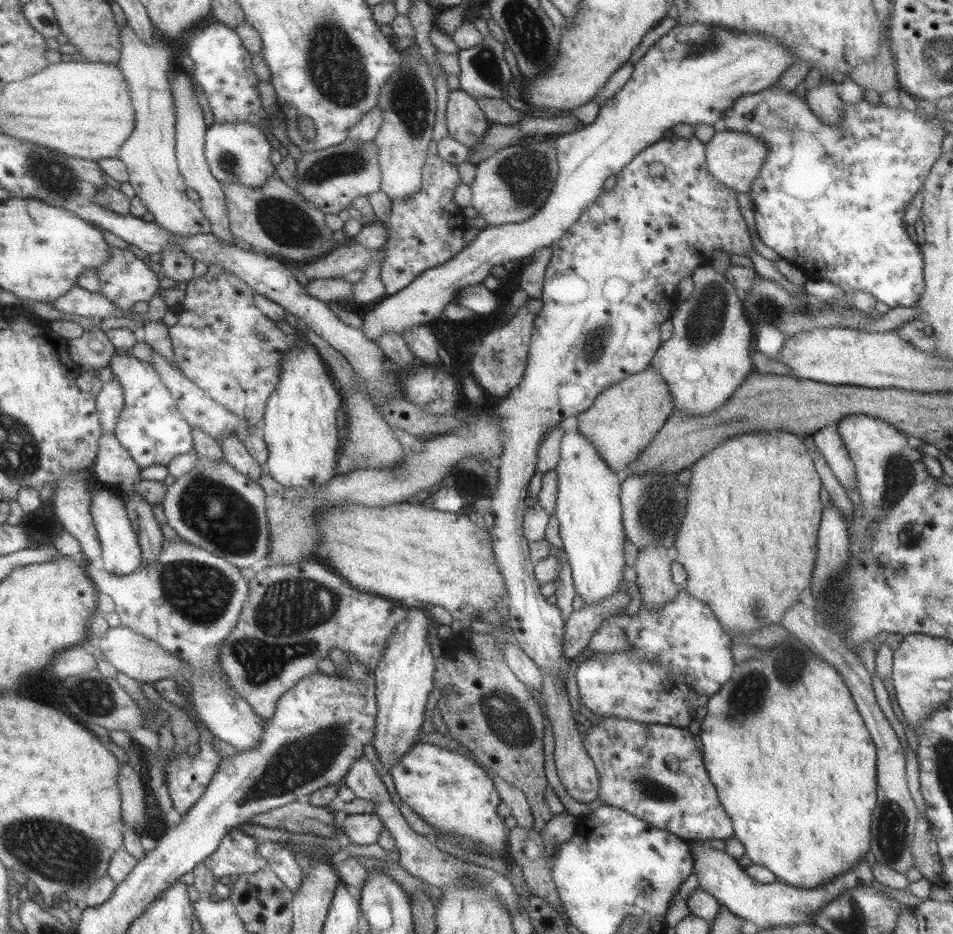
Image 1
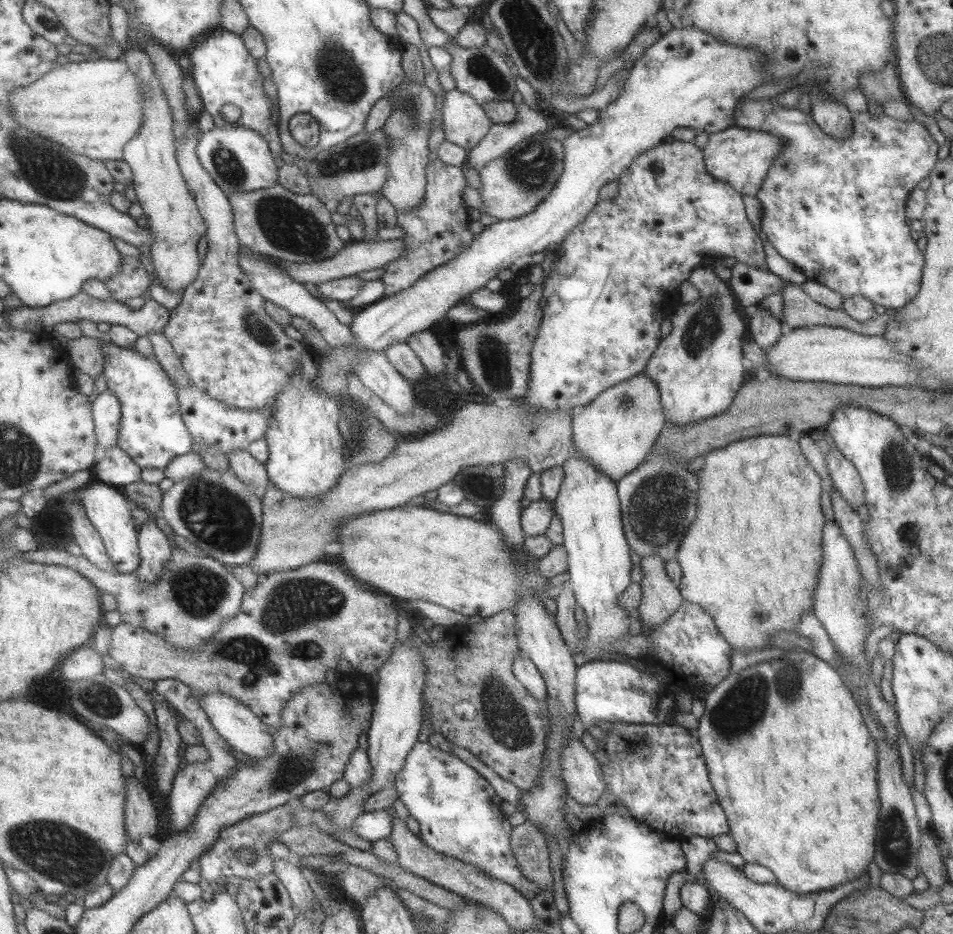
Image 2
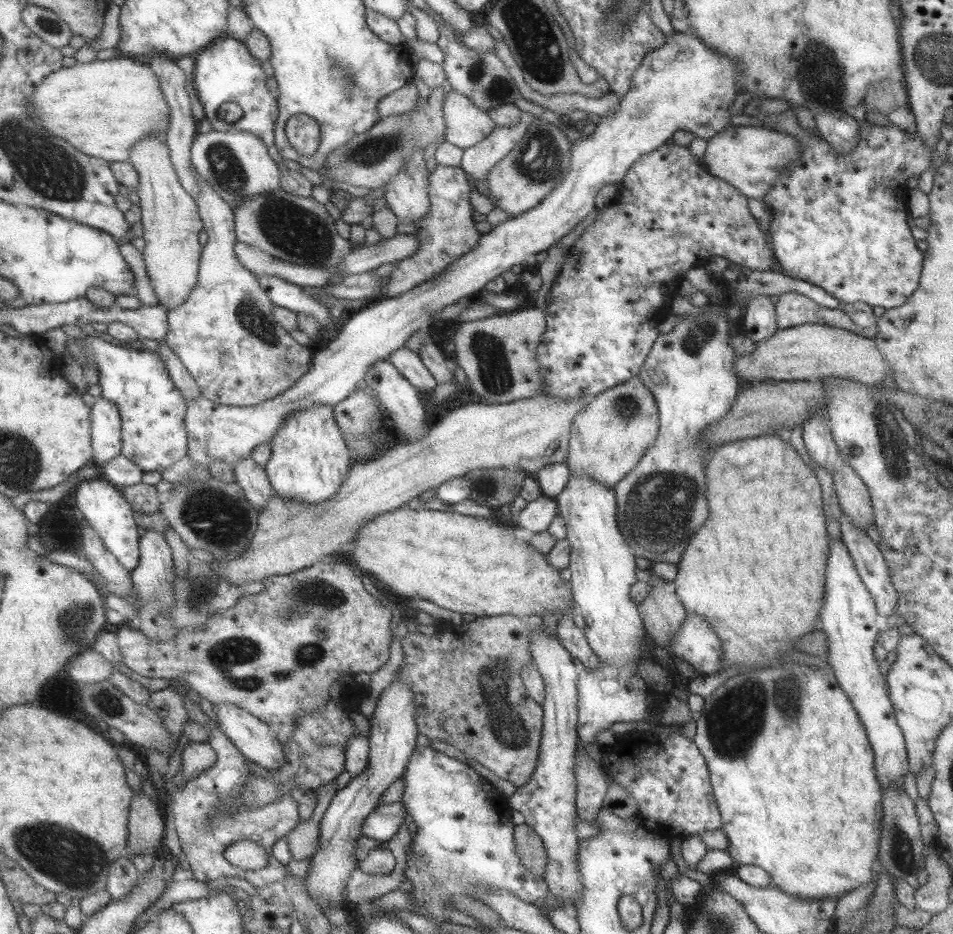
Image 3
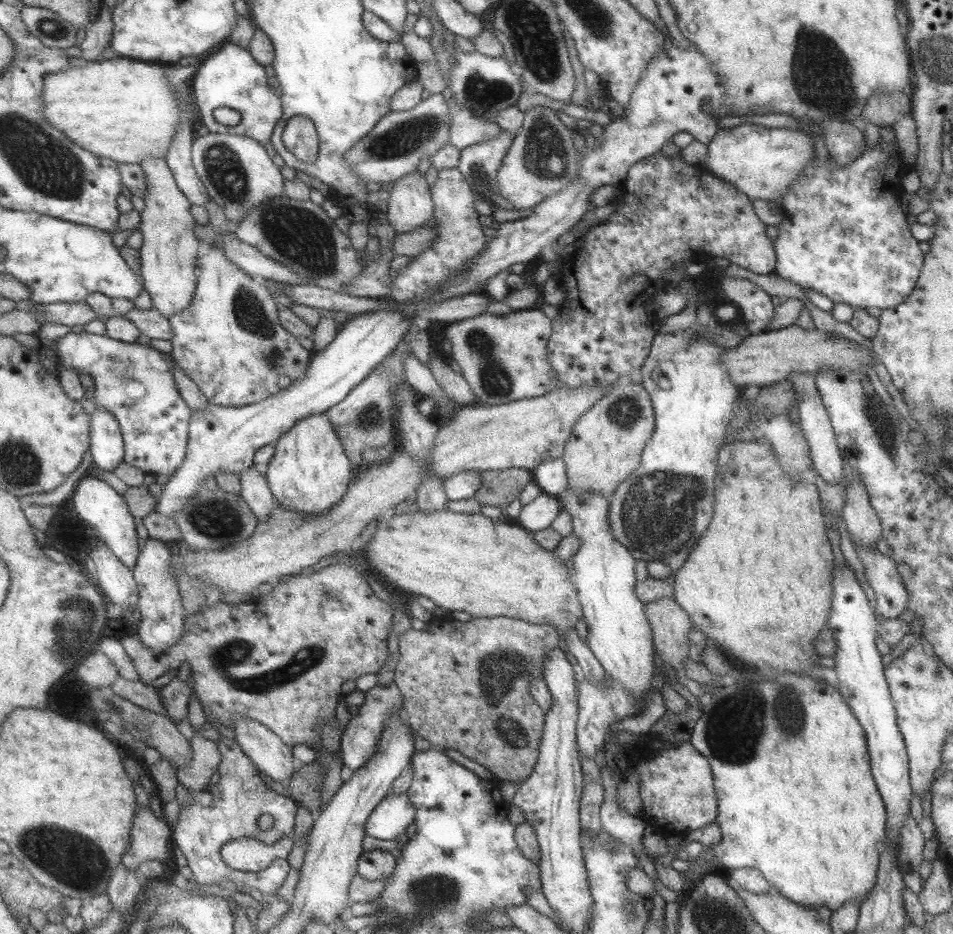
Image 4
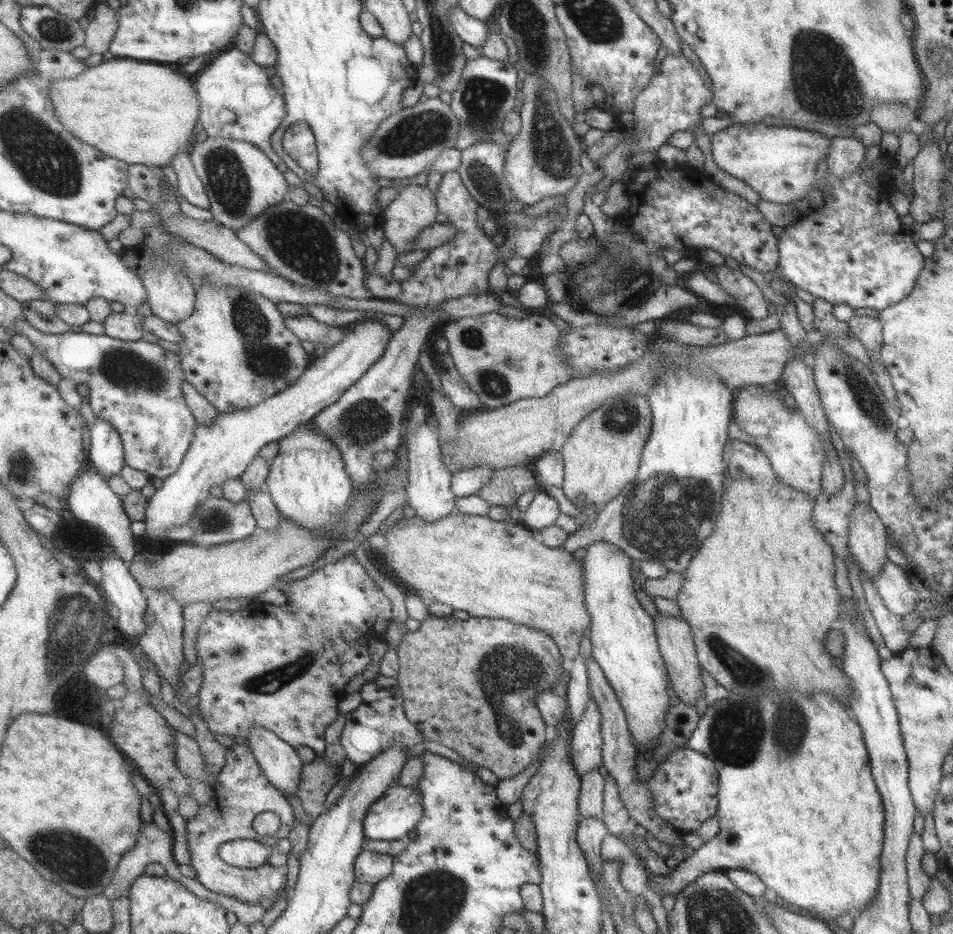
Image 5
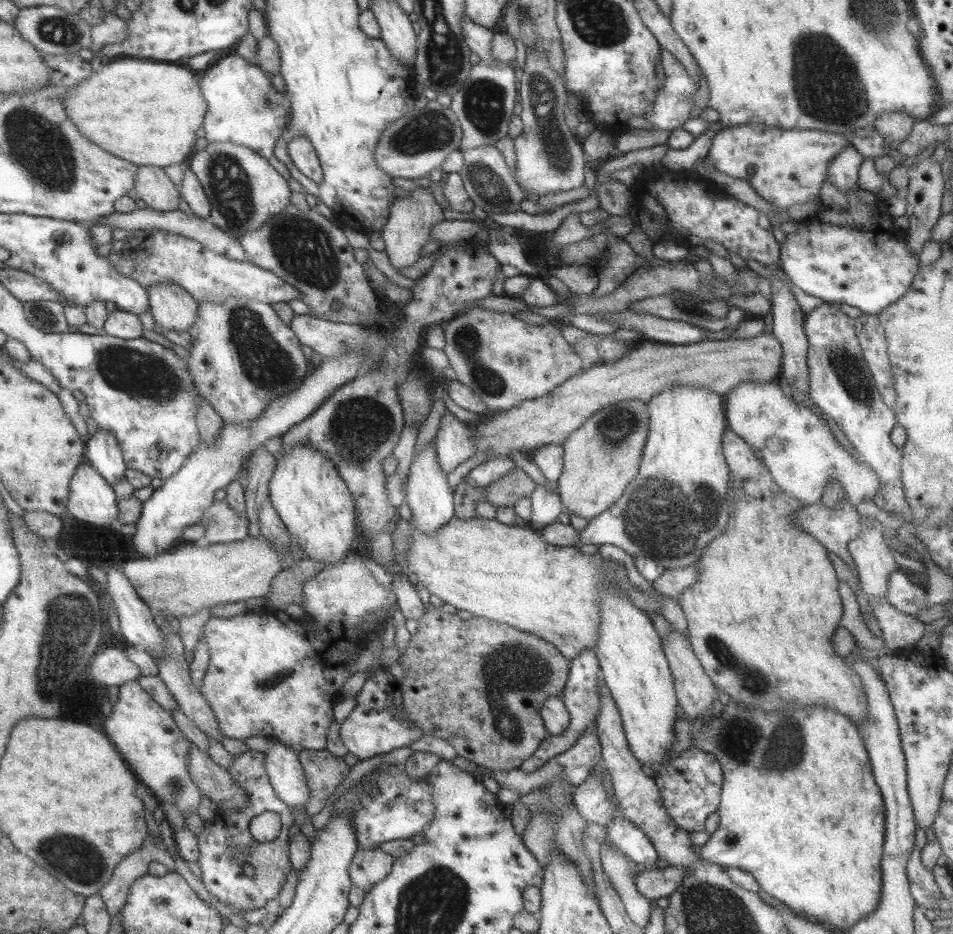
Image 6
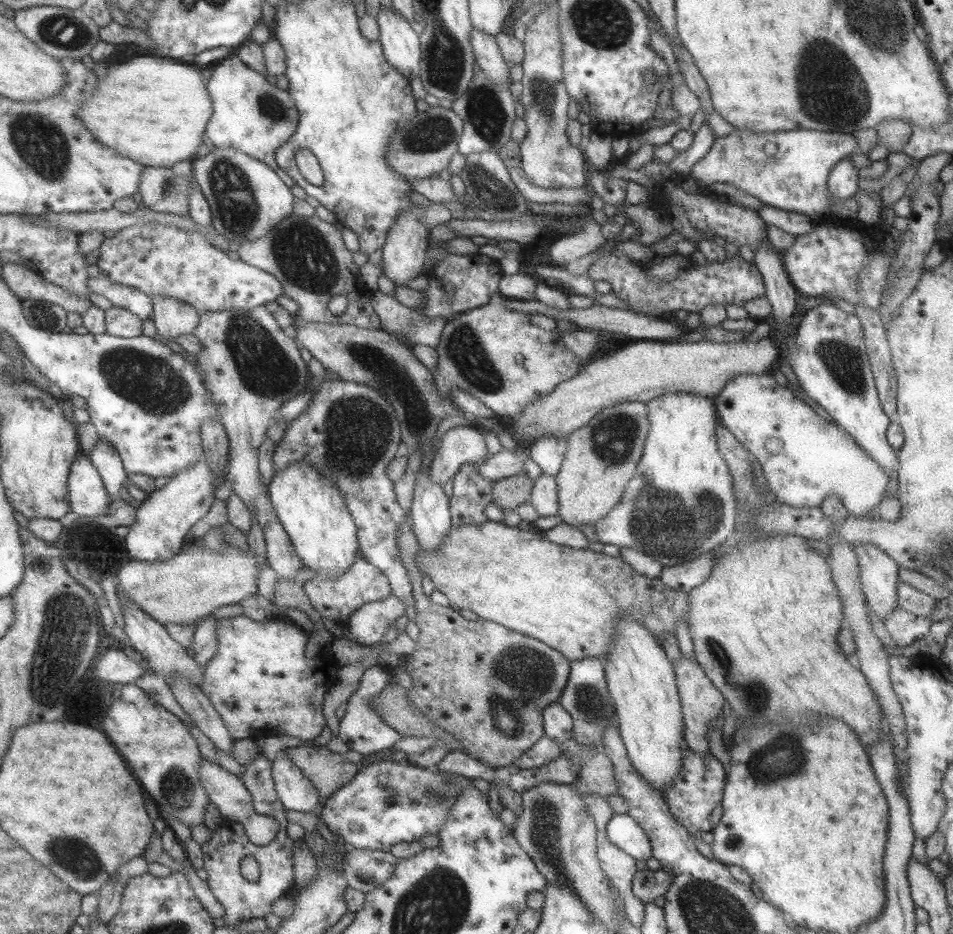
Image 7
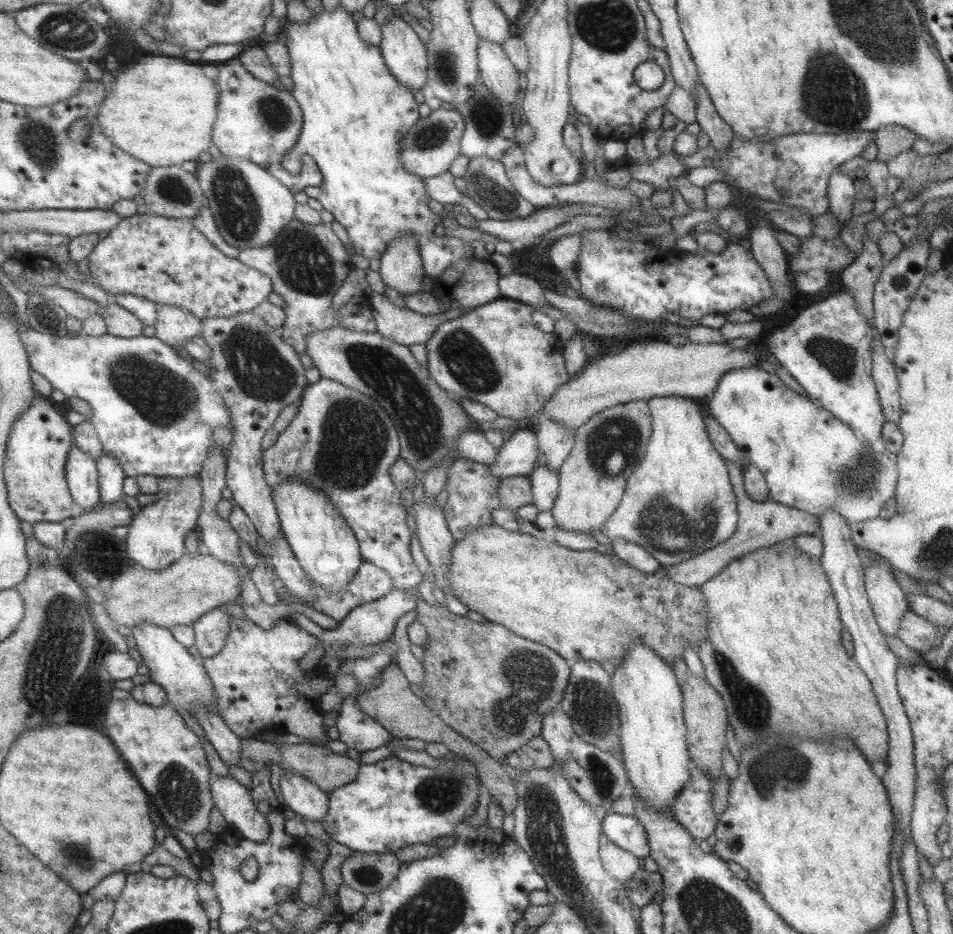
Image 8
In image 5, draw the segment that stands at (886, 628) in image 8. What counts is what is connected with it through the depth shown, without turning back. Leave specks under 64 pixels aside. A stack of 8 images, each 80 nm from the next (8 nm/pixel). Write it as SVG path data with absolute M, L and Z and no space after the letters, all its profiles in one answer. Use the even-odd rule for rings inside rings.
M855 501L850 512L848 550L871 582L875 581L881 567L888 561L885 555L886 537L886 526L877 513L869 506L857 505Z

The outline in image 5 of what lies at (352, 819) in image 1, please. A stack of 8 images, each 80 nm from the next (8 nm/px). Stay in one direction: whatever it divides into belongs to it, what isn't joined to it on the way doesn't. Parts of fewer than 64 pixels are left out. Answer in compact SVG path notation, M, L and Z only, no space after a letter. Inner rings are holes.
M393 779L377 801L369 804L363 818L363 837L365 840L406 839L421 817L419 792L415 787L401 786Z

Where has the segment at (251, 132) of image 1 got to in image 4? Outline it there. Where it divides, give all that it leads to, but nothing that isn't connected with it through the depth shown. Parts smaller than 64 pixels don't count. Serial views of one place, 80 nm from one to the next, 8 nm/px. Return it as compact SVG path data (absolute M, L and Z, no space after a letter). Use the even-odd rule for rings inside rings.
M207 133L195 136L190 150L190 159L208 198L223 211L224 217L236 226L256 206L270 198L282 196L284 178L279 167L273 164L267 151L258 142L238 134Z

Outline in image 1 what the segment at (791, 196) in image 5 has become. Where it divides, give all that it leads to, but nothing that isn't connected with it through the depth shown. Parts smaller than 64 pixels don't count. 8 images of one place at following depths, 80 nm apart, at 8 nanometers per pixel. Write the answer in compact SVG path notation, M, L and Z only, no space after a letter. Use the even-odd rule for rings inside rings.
M717 128L708 142L704 144L704 155L709 174L736 193L747 193L766 159L766 152L768 151L766 148L765 141L756 136Z

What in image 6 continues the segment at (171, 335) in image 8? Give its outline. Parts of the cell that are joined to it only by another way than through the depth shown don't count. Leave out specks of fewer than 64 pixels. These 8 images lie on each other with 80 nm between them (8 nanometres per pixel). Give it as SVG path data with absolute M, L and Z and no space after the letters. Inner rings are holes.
M172 282L148 288L148 311L163 331L187 331L195 321L197 303Z

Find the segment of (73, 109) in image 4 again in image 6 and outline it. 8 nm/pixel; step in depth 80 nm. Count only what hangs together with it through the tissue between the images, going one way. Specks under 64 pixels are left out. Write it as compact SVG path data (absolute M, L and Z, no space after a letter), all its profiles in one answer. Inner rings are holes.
M121 58L103 66L101 72L95 71L83 84L74 86L73 94L66 94L67 110L71 120L83 134L93 138L106 151L117 155L117 158L136 163L140 166L165 166L183 163L194 152L195 132L202 126L207 113L207 104L201 94L200 82L203 72L189 67L157 62L147 58Z

